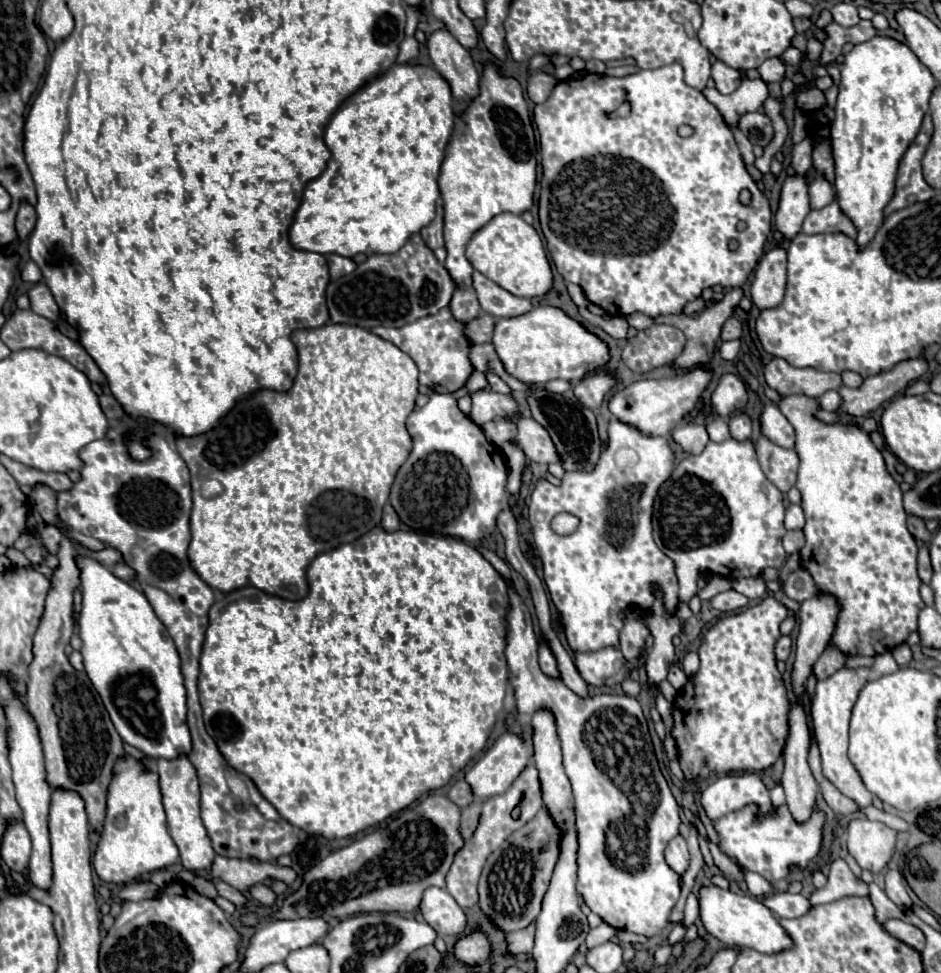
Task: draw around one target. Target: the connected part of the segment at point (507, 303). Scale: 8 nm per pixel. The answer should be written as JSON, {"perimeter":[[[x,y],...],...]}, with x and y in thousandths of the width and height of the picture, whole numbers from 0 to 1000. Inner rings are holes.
{"perimeter":[[[510,279],[502,281],[502,291],[508,301],[512,320],[523,322],[525,326],[540,328],[540,326],[548,326],[548,324],[557,324],[557,322],[565,320],[565,311],[561,307],[540,301],[538,297],[533,297],[531,293],[527,293],[519,285],[514,285]]]}

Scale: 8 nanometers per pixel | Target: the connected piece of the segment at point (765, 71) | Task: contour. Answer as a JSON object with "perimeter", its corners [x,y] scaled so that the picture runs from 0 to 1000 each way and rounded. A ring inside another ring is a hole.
{"perimeter":[[[823,59],[823,61],[814,61],[806,69],[806,75],[808,75],[810,83],[814,83],[814,85],[827,85],[827,83],[831,83],[835,79],[835,69],[833,69],[833,65],[827,59]]]}

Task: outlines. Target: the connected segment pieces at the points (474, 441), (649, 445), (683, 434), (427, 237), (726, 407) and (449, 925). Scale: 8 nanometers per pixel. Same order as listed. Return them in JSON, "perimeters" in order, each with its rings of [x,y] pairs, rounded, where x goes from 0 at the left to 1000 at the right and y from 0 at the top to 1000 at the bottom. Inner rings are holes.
{"perimeters":[[[[459,404],[457,412],[451,418],[436,424],[431,439],[438,447],[440,461],[431,476],[425,480],[414,507],[414,517],[427,538],[446,548],[478,550],[497,558],[510,556],[519,548],[523,548],[527,544],[529,527],[542,517],[542,507],[538,503],[540,482],[531,461],[525,461],[525,457],[519,455],[512,441],[489,422],[487,412],[480,406]]],[[[650,429],[646,457],[638,468],[633,484],[604,484],[595,501],[580,492],[570,496],[563,509],[561,535],[578,581],[576,595],[587,620],[597,632],[608,669],[635,669],[644,663],[657,663],[657,651],[661,646],[657,628],[665,624],[689,628],[695,618],[695,601],[706,607],[708,628],[716,630],[721,622],[716,579],[697,562],[691,538],[697,505],[714,486],[714,476],[716,466],[708,449],[684,447],[676,439]],[[595,525],[616,533],[608,550],[597,552],[584,544],[587,531]]],[[[731,435],[731,437],[721,437],[714,443],[714,451],[733,468],[742,468],[744,464],[748,464],[748,459],[752,457],[755,449],[748,437],[742,435]]],[[[465,209],[461,227],[459,227],[457,231],[453,231],[453,233],[446,237],[446,242],[448,242],[448,246],[455,250],[457,256],[463,256],[463,254],[470,254],[470,252],[472,252],[470,237],[472,237],[472,217],[470,217],[470,211]]],[[[767,385],[763,398],[759,400],[755,414],[757,414],[757,424],[774,431],[778,427],[778,422],[782,420],[791,420],[793,416],[793,396],[784,385]]],[[[453,914],[451,924],[446,928],[446,936],[453,949],[463,955],[465,961],[491,963],[495,959],[495,938],[472,914]]]]}

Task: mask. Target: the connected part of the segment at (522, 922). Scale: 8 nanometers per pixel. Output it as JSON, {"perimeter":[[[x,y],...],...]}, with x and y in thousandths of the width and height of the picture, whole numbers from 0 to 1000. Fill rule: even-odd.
{"perimeter":[[[576,829],[565,844],[546,854],[533,871],[529,871],[516,885],[508,918],[512,940],[531,957],[544,959],[559,955],[576,936],[576,924],[582,916],[589,891],[595,881],[597,852],[589,846],[584,834]]]}

